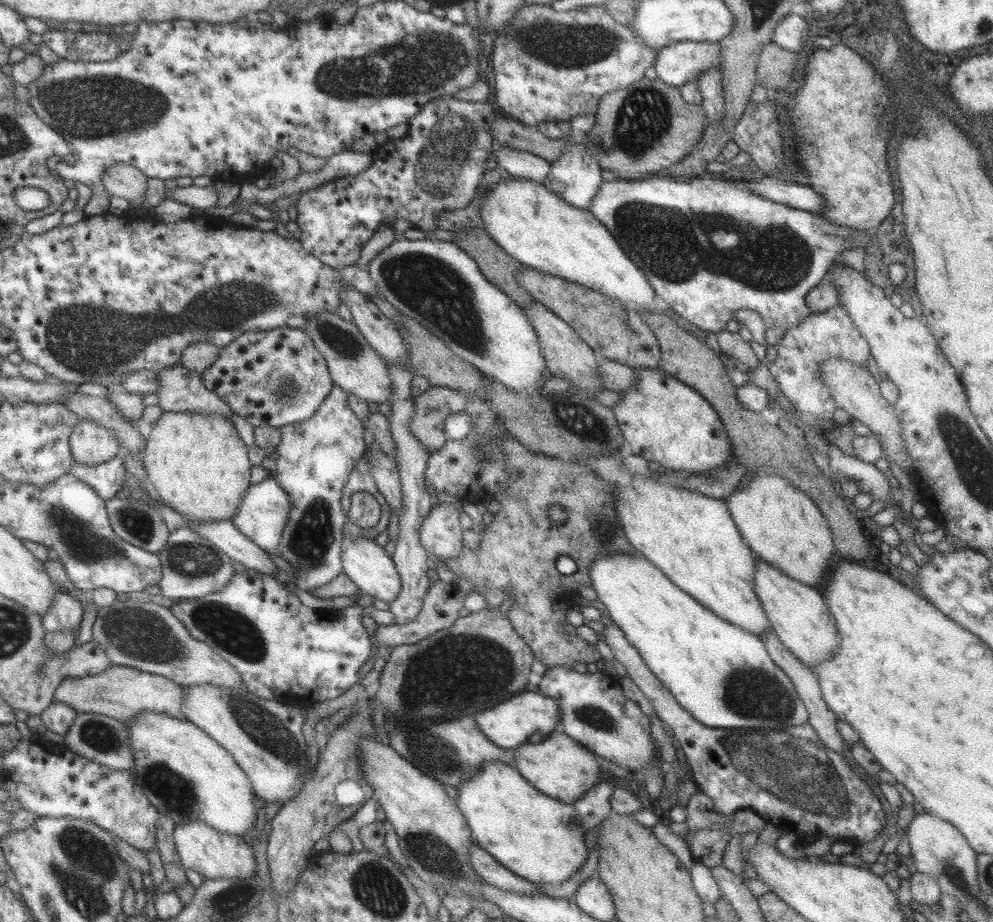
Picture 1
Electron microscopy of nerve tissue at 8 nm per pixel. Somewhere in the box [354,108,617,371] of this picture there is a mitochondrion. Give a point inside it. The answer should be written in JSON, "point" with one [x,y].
{"point":[438,294]}

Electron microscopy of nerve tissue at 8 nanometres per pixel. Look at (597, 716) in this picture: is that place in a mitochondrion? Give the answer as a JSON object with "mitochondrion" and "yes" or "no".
{"mitochondrion":"yes"}

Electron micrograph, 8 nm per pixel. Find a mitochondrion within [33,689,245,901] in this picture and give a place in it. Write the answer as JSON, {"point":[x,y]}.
{"point":[170,788]}

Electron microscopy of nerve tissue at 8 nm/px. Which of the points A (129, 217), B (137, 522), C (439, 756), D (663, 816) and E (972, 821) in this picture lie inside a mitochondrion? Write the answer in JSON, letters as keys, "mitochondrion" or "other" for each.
{"A":"other","B":"mitochondrion","C":"mitochondrion","D":"other","E":"other"}

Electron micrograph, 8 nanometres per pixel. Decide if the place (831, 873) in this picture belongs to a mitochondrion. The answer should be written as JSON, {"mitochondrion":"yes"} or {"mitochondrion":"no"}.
{"mitochondrion":"no"}

